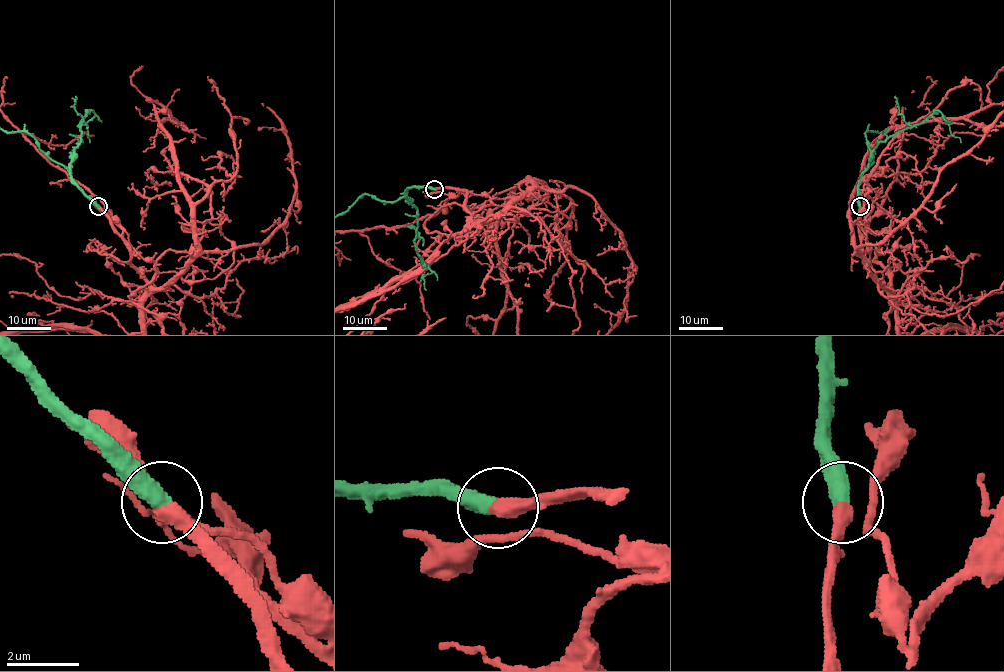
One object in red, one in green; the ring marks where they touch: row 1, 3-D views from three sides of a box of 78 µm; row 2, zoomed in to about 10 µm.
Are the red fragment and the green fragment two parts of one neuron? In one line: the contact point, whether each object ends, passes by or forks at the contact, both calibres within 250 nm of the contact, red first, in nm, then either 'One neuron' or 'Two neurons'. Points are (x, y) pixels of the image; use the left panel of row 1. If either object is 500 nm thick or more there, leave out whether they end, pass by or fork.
Place: (98, 206). Thickness 280 nm (red) against 500 nm. One neuron

